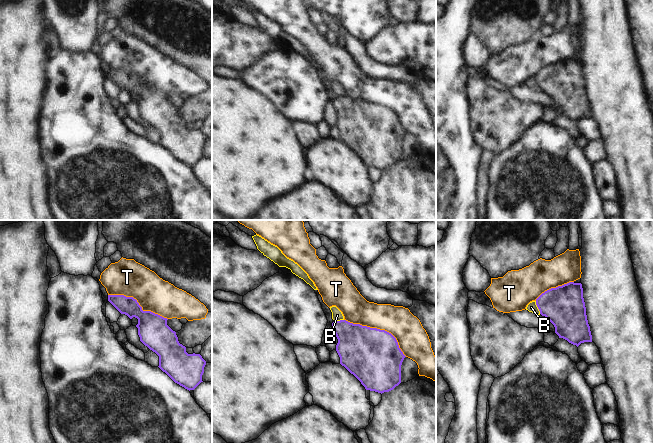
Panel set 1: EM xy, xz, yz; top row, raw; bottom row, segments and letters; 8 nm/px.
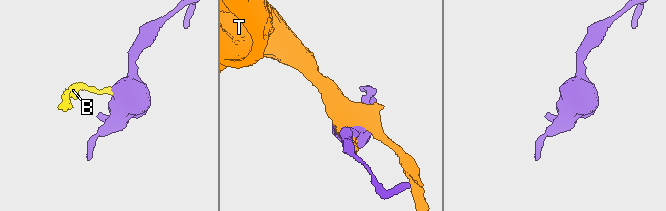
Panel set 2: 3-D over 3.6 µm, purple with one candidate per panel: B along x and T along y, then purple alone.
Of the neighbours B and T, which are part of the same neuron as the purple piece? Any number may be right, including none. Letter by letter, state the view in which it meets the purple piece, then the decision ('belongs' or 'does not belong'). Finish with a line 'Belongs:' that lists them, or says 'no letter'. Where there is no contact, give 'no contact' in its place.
B: contact in yz; does not belong
T: contact in xz; does not belong
Belongs: no letter

